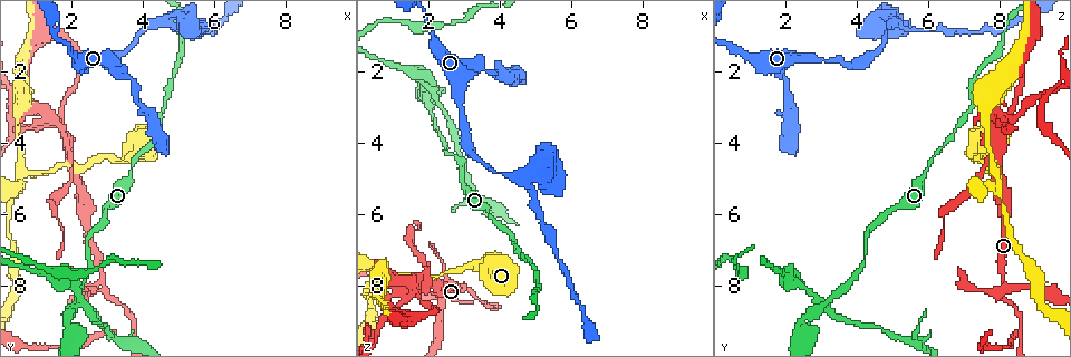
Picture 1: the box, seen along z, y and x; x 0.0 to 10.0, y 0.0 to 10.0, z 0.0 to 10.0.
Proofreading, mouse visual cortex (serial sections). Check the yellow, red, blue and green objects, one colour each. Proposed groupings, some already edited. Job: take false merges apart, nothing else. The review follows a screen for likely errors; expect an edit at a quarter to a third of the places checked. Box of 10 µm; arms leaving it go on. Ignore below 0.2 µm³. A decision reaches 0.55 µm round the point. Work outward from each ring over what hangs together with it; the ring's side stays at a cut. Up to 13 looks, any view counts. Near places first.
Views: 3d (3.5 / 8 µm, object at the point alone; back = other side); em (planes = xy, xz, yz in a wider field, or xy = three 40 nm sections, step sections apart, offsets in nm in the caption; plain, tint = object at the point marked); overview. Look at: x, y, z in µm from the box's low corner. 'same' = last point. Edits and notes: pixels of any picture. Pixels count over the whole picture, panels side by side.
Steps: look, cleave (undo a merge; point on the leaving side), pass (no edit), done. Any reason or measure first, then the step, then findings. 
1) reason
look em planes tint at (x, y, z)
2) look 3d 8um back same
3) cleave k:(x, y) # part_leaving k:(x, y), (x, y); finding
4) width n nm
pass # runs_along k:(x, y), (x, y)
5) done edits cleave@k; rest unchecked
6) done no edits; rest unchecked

a narrow waist
look 3d 3.5um back at (2.10, 1.60, 0.80)

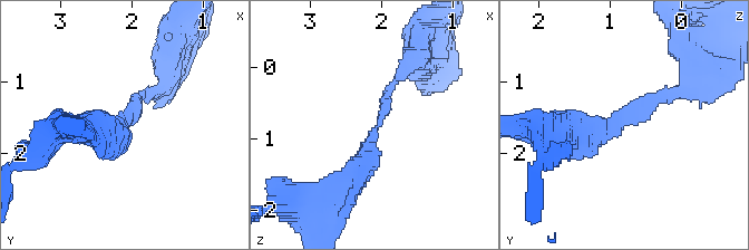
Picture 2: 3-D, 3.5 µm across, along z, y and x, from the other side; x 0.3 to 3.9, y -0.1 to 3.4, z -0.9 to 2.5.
arm_widths 150, 400 nm; now the EM
look em xy step 2 tint at (2.05, 1.60, 0.75)

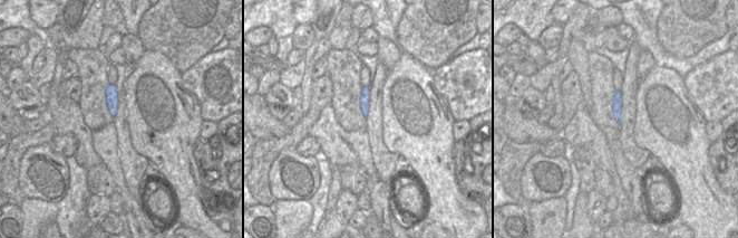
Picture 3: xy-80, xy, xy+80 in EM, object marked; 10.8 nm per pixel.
pass # runs_along 2:(351, 180), (385, 95), (409, 69); continuous, no second cell

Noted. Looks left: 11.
branch point
look 3d 3.5um at (1.60, 3.35, 8.20)

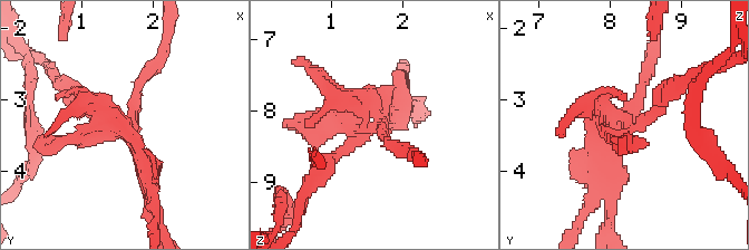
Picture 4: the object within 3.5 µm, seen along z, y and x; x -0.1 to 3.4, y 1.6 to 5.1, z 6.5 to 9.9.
arms 3; arm_widths 150, 150, 250 nm
look em xy step 3 tint at (1.70, 3.35, 8.20)

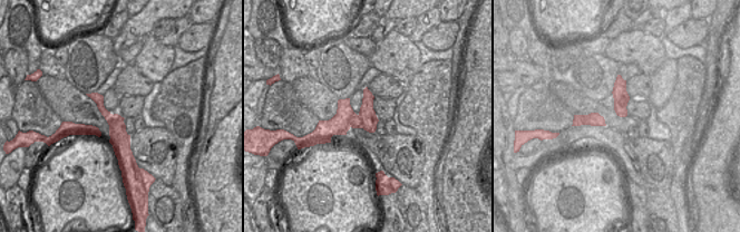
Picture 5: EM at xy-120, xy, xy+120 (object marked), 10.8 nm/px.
cleave 4:(587, 118) # a second cell is stuck on

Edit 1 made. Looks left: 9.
look overview

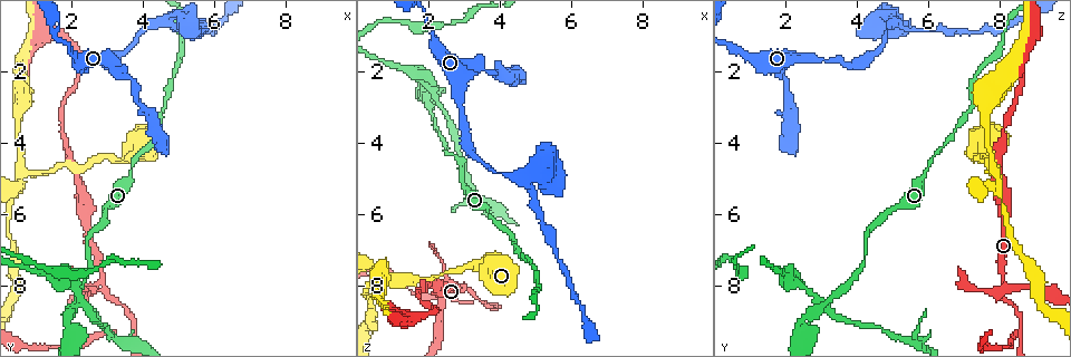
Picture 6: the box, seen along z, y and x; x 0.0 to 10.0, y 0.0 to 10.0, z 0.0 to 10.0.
look 3d 3.5um back at (0.70, 4.85, 7.85)

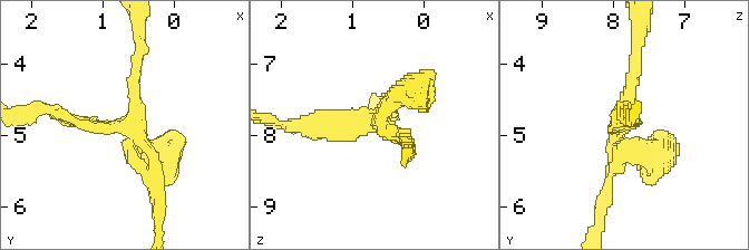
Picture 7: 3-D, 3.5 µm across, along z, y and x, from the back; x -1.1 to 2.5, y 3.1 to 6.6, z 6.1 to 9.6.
arms 4; arm_widths 150, 200, 200, 350 nm
look em planes tint at (0.65, 4.90, 7.90)

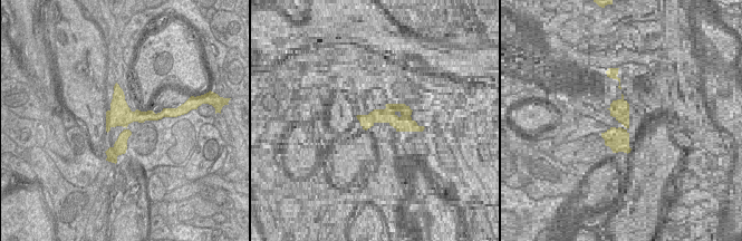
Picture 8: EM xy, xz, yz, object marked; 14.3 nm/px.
pass # one cell here

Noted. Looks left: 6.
three arms meet
look 3d 8um at (2.80, 8.05, 8.05)

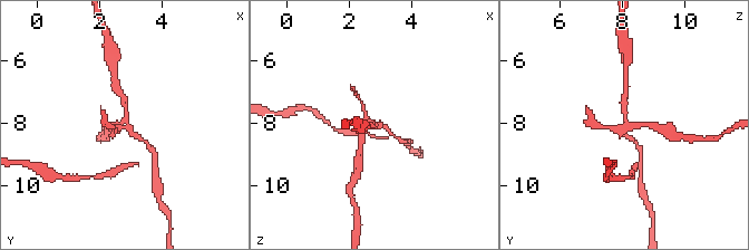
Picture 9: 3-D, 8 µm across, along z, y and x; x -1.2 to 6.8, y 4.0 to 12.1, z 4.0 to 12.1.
zoom in
look 3d 3.5um same

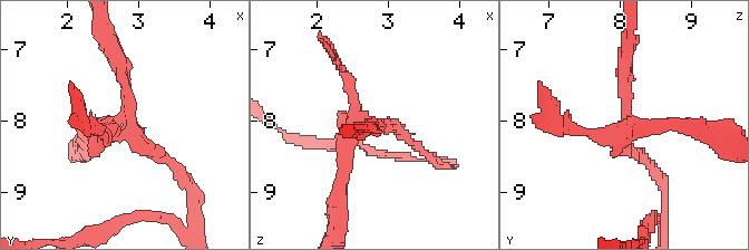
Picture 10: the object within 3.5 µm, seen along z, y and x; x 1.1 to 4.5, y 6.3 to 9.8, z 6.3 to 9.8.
cleave 10:(651, 131) # part_leaving 10:(624, 131), (687, 124), (716, 134); a second cell is stuck on

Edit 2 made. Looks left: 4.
redraw
look overview

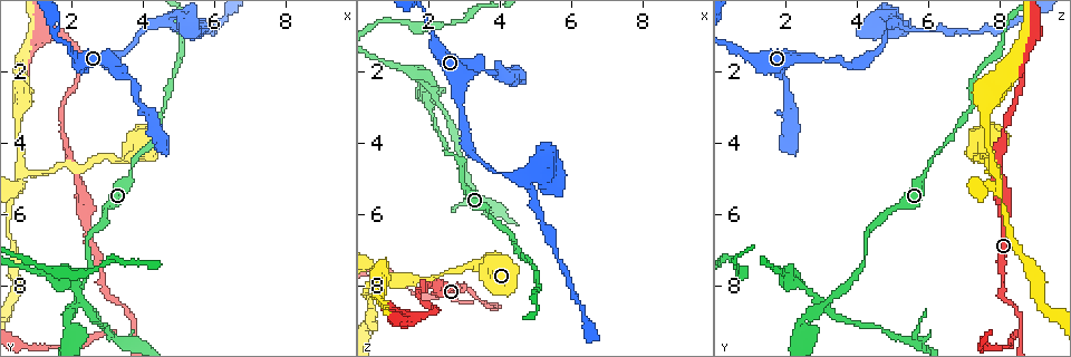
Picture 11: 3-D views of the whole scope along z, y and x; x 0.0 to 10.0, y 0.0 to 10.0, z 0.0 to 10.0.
four arms meet
look 3d 3.5um at (2.15, 8.55, 3.05)

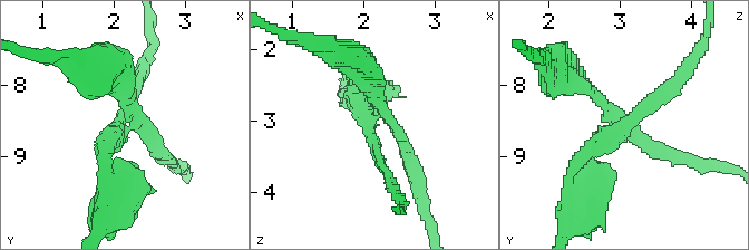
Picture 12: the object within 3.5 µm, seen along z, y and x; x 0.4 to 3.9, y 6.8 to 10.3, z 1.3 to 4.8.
arms 4; arm_widths 150, 200, 200, 200 nm; shape alone is not enough
look em xy step 1 tint at (2.10, 8.65, 3.00)

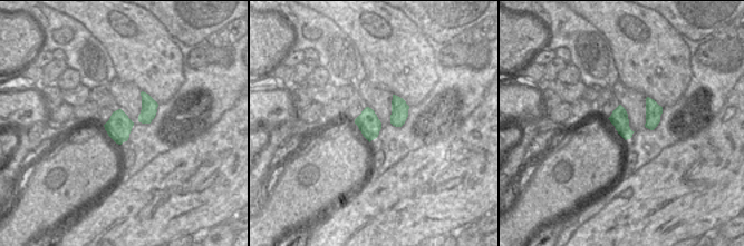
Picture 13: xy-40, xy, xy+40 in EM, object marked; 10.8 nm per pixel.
cleave 12:(118, 92) # part_leaving 12:(127, 119), (124, 92), (79, 60); a second cell is stuck on

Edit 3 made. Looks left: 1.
done edits cleave@4, cleave@10, cleave@12; rest unchecked

